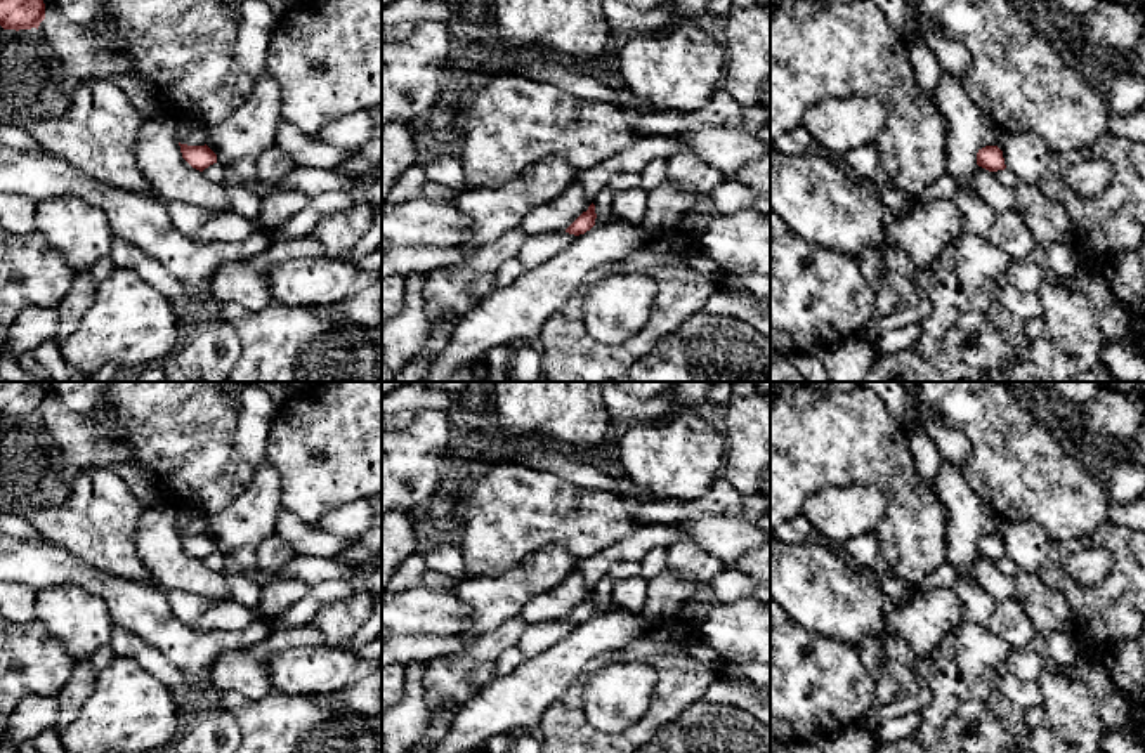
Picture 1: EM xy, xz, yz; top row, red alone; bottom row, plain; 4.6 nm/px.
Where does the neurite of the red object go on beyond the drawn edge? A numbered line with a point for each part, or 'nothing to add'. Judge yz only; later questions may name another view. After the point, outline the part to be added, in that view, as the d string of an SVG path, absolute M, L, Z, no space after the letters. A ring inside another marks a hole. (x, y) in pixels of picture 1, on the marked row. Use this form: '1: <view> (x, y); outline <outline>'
1: yz (1007, 177); outline M1004 168L1004 170L998 170L998 172L992 172L996 177L998 177L998 180L1001 182L1001 184L1004 184L1006 187L1010 187L1010 189L1015 189L1022 180L1011 172L1011 170L1008 170L1008 168Z

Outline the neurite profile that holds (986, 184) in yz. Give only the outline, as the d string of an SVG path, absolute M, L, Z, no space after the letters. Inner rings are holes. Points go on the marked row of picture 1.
M975 167L972 175L973 191L998 213L1017 212L1015 193L998 180L998 177L982 168Z

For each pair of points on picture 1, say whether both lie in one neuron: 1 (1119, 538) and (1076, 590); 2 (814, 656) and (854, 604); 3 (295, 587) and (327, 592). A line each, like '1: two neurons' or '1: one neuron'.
1: one neuron
2: two neurons
3: two neurons

